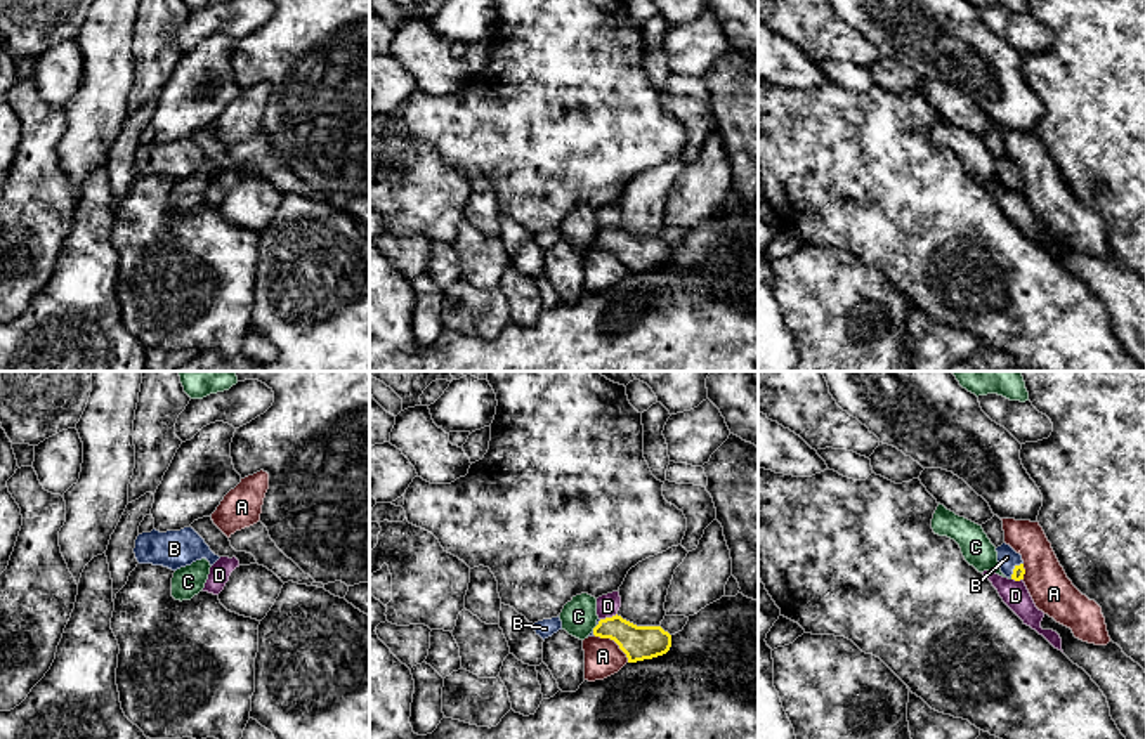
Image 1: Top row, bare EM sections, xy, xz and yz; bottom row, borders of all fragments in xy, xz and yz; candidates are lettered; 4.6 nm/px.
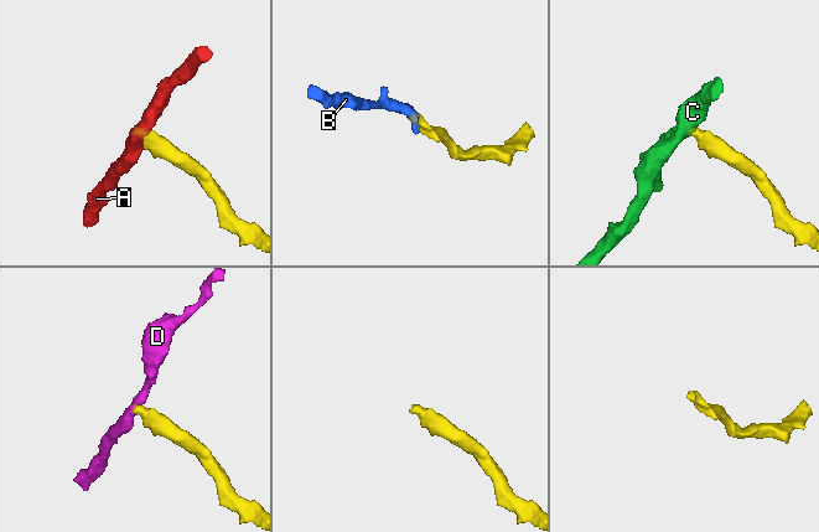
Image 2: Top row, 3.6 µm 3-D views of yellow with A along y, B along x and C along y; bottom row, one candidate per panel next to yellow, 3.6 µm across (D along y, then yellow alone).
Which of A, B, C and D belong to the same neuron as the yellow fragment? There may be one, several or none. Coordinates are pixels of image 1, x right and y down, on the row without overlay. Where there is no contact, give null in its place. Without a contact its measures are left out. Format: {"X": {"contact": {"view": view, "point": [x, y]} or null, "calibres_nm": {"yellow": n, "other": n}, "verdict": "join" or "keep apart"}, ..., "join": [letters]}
{"A": {"contact": {"view": "xz", "point": [615, 252]}, "calibres_nm": {"yellow": 160, "other": 180}, "verdict": "keep apart"}, "B": {"contact": {"view": "yz", "point": [1014, 181]}, "calibres_nm": {"yellow": 60, "other": 90}, "verdict": "join"}, "C": {"contact": {"view": "xz", "point": [594, 240]}, "calibres_nm": {"yellow": 160, "other": 160}, "verdict": "keep apart"}, "D": {"contact": {"view": "xz", "point": [608, 229]}, "calibres_nm": {"yellow": 160, "other": 110}, "verdict": "keep apart"}, "join": ["B"]}

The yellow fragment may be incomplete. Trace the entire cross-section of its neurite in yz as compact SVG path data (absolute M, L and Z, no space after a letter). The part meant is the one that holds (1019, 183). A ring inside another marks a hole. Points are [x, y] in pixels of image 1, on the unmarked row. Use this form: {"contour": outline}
{"contour": "M1003 154L996 160L998 163L998 173L999 180L1006 189L1011 189L1015 193L1024 191L1025 180L1022 167L1017 165L1010 156Z"}

